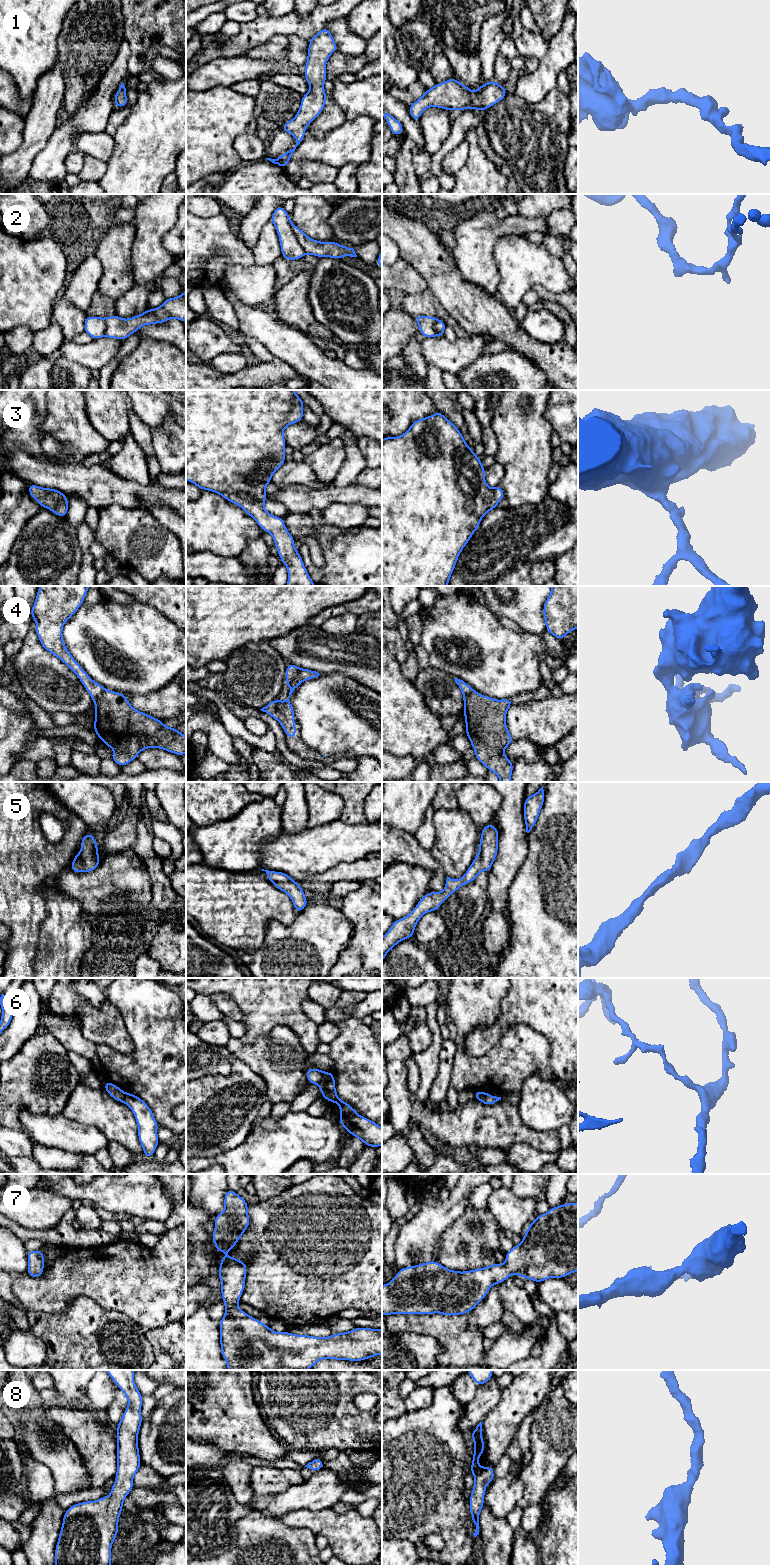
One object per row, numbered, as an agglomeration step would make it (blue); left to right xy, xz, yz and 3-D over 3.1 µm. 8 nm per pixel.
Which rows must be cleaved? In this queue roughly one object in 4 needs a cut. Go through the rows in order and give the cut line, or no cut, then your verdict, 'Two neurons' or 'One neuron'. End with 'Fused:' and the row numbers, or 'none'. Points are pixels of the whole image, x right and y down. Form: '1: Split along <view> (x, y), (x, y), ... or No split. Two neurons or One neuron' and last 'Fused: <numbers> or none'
1: No split. One neuron
2: Split along xz (291, 224), (295, 238), (306, 253). Two neurons
3: No split. One neuron
4: Split along xz (300, 668), (291, 681), (289, 688). Two neurons
5: No split. One neuron
6: Split along xz (325, 1072), (318, 1084). Two neurons
7: No split. One neuron
8: No split. One neuron
Fused: 2, 4, 6

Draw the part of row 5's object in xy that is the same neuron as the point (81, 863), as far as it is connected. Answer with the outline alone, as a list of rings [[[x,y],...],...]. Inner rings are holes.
[[[90,832],[82,837],[81,851],[75,855],[71,864],[72,872],[92,872],[99,866],[98,843],[92,834],[93,832]]]

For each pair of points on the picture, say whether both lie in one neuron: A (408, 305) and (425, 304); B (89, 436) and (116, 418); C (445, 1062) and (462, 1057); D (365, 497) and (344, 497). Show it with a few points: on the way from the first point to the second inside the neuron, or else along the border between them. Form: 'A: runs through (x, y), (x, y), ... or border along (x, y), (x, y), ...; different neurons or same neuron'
A: runs through (412, 304), (421, 304); same neuron
B: border along (86, 410), (89, 423), (103, 437), (110, 441); different neurons
C: border along (454, 1040), (455, 1055), (449, 1083); different neurons
D: runs through (360, 497), (349, 497); same neuron

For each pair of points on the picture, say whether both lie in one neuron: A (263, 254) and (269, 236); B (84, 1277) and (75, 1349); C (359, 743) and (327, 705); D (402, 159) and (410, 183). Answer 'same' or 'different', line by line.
A: same
B: different
C: same
D: same

